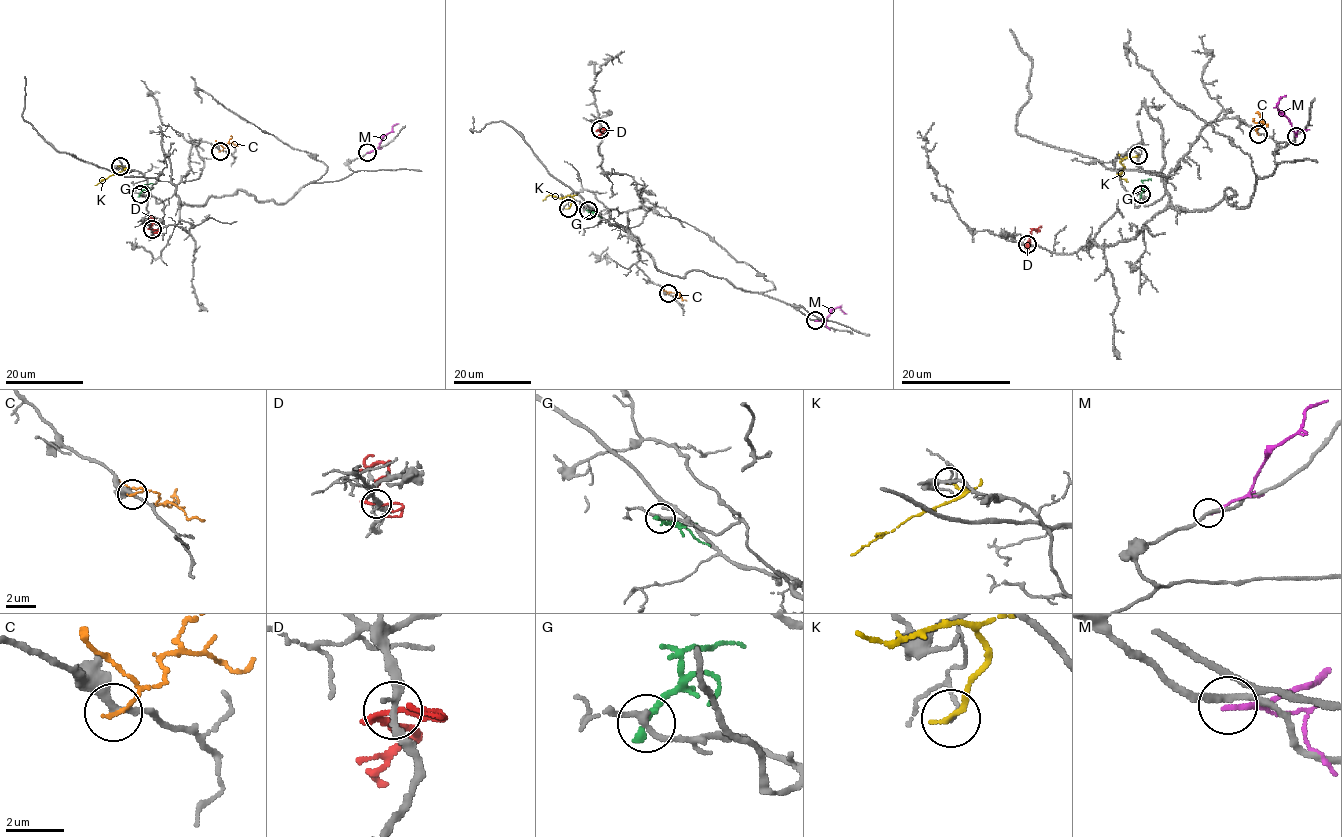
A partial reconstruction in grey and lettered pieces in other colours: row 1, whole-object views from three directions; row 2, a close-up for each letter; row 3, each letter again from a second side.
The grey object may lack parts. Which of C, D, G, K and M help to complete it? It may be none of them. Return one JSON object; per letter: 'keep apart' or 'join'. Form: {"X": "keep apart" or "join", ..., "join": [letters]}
{"C": "keep apart", "D": "keep apart", "G": "keep apart", "K": "keep apart", "M": "keep apart", "join": []}

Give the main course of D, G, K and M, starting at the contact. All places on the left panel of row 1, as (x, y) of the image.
D: (151, 229), (154, 220), (151, 216)
G: (140, 194), (146, 184), (153, 184)
K: (120, 166), (125, 168), (95, 185)
M: (367, 153), (378, 147), (398, 123)

